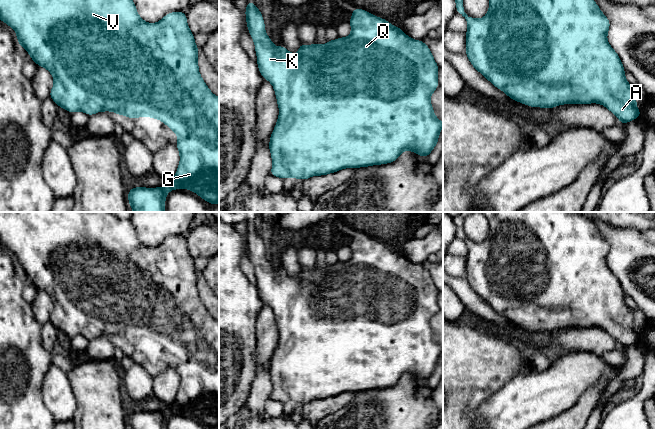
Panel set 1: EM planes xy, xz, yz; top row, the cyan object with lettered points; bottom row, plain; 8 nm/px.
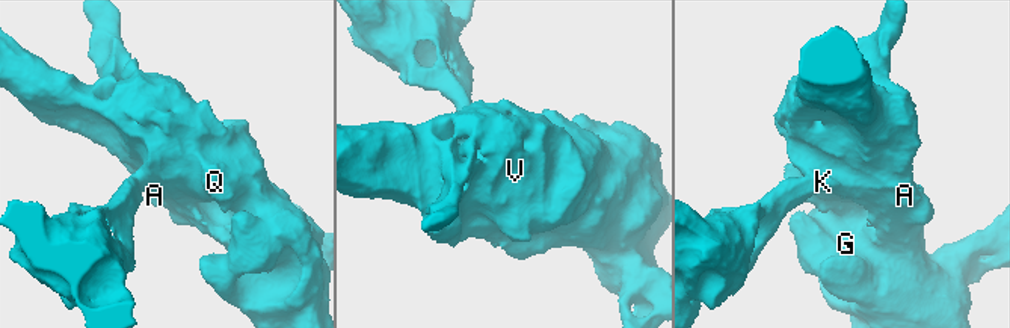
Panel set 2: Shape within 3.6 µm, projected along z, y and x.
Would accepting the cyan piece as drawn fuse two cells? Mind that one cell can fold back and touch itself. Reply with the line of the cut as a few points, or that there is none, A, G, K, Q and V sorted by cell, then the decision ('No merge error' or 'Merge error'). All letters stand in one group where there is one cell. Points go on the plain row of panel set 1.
No split. Groups: A G K Q V. No merge error

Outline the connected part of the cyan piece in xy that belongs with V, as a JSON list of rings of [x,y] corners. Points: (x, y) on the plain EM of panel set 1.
[[[0,212],[0,244],[15,254],[18,268],[27,274],[31,283],[51,297],[54,309],[49,321],[58,331],[64,332],[71,338],[83,335],[88,340],[102,335],[114,335],[118,341],[123,338],[125,341],[136,344],[140,340],[152,341],[164,346],[178,359],[176,370],[180,378],[180,386],[175,400],[168,405],[165,412],[131,412],[128,415],[130,429],[165,429],[167,418],[174,413],[189,413],[212,429],[219,427],[219,322],[210,315],[199,297],[198,279],[200,275],[196,270],[194,258],[188,251],[185,236],[170,236],[160,245],[152,248],[146,247],[138,239],[136,229],[130,220],[120,220],[114,212]]]

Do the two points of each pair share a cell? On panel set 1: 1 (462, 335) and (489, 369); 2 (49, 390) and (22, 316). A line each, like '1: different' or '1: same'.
1: same
2: different

